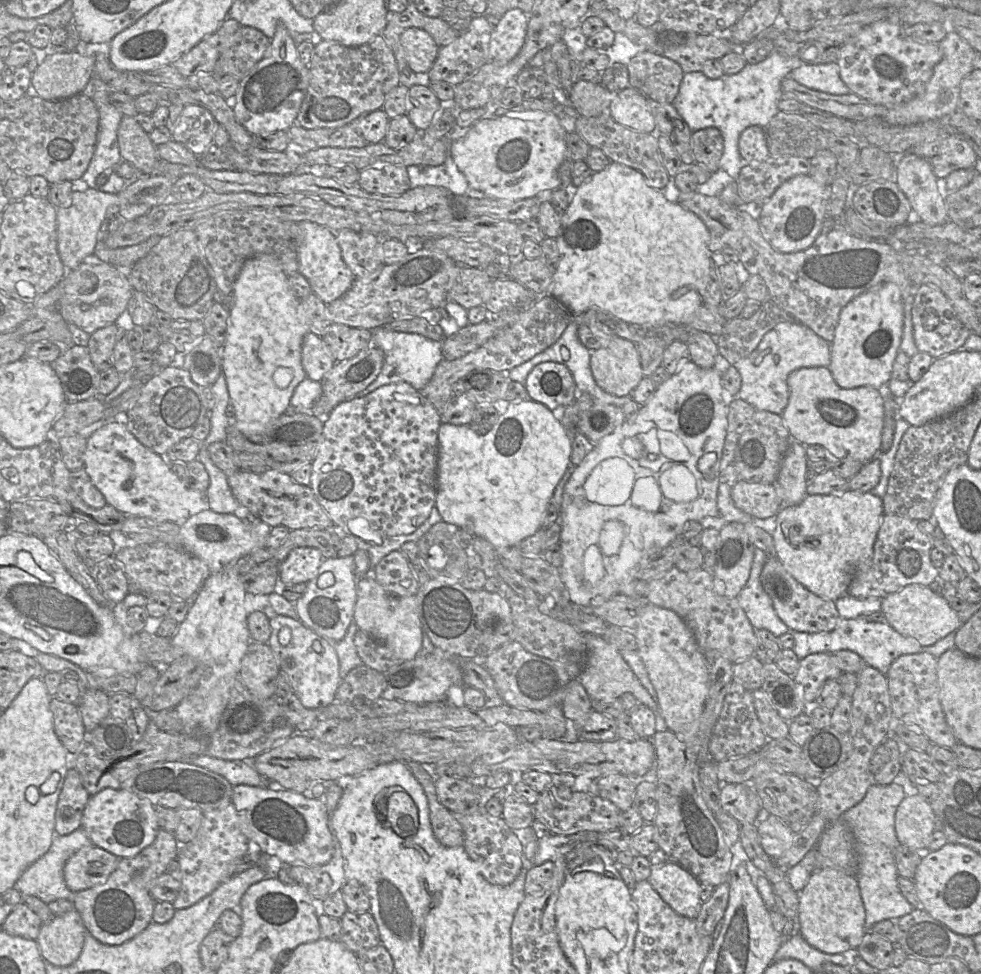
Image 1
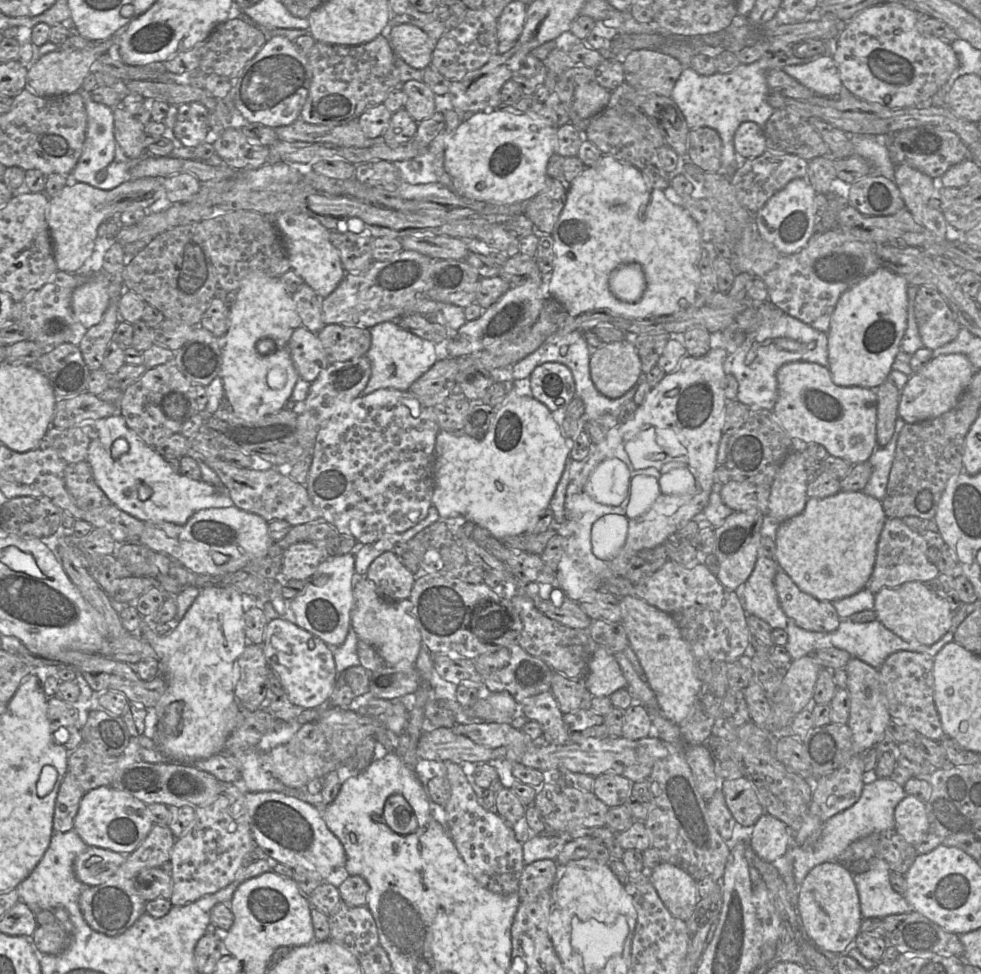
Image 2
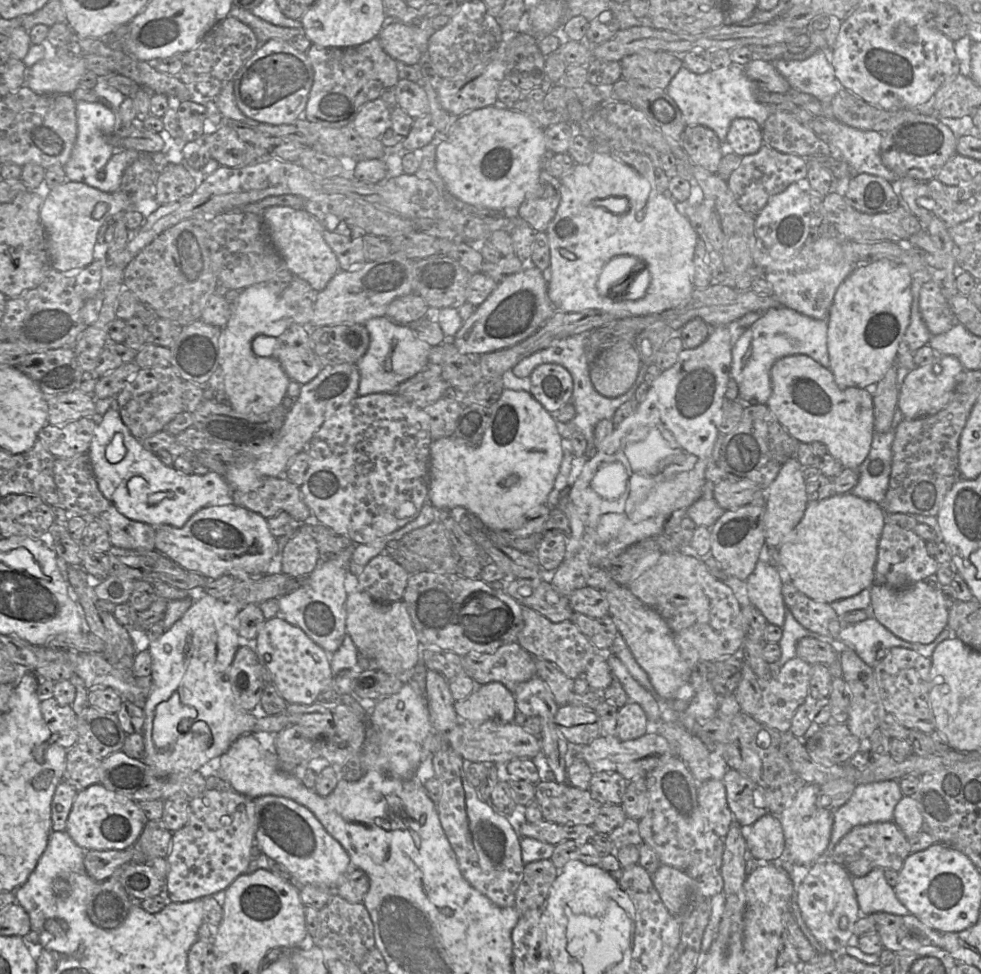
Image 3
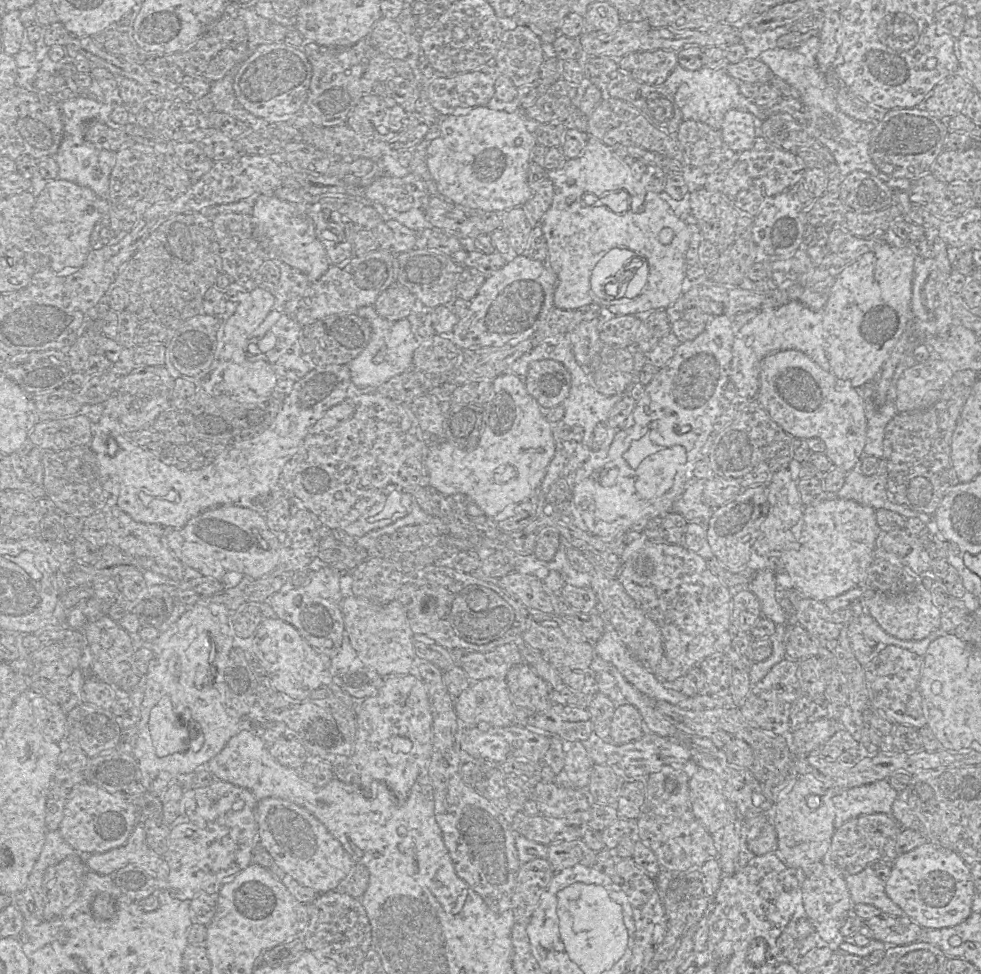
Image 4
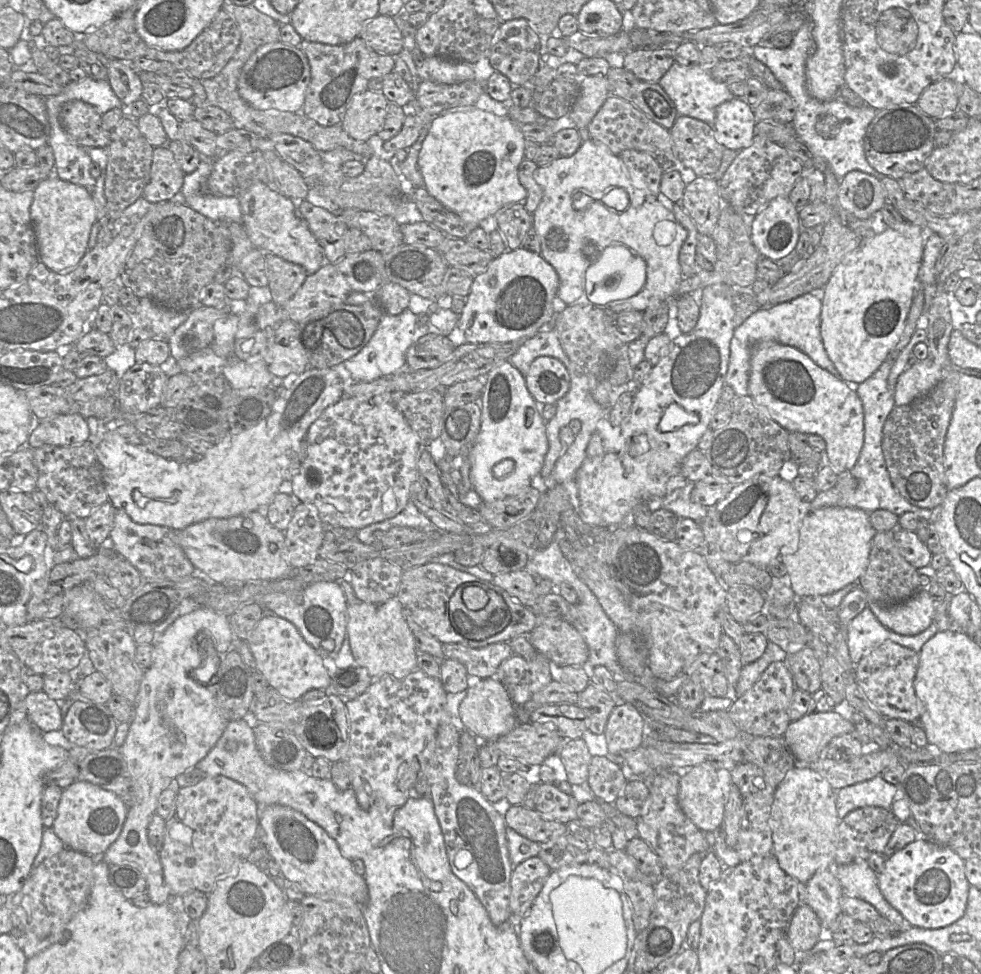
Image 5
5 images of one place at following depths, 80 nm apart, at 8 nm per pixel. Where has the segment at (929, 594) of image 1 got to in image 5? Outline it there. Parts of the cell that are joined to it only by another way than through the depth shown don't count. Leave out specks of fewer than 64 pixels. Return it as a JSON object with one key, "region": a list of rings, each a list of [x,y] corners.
{"region":[[[920,588],[912,598],[897,605],[869,602],[868,607],[884,627],[906,636],[926,630],[933,623],[935,612],[935,603],[926,588]]]}

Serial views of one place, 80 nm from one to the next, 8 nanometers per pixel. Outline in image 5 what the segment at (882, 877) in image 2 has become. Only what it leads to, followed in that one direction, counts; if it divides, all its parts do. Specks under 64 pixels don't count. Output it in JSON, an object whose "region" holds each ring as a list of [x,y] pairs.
{"region":[[[855,859],[849,864],[835,865],[837,876],[844,894],[862,899],[876,908],[876,910],[901,929],[912,927],[883,896],[878,885],[878,875],[864,859]]]}

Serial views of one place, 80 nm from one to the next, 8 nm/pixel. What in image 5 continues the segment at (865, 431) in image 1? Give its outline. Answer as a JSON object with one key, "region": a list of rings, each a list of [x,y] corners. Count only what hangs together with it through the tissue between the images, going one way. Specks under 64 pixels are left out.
{"region":[[[772,340],[756,343],[750,360],[749,396],[772,420],[788,432],[817,434],[826,442],[829,466],[839,475],[857,463],[864,443],[864,410],[852,386],[818,366],[801,350]]]}

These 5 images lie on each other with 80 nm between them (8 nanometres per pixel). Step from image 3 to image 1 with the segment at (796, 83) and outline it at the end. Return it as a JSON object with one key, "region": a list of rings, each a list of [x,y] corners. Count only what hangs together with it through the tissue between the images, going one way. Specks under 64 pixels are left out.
{"region":[[[837,63],[810,65],[805,64],[790,73],[799,84],[820,92],[832,95],[845,95],[851,93],[840,77]]]}

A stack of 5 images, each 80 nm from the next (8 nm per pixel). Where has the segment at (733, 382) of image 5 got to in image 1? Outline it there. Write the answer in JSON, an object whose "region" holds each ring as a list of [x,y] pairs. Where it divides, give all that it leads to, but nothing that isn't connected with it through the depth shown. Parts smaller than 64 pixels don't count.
{"region":[[[782,322],[765,334],[758,347],[734,366],[739,371],[742,384],[737,398],[751,404],[756,410],[769,411],[781,415],[789,401],[788,376],[796,369],[804,367],[829,367],[831,344],[818,336],[812,329],[799,322]]]}

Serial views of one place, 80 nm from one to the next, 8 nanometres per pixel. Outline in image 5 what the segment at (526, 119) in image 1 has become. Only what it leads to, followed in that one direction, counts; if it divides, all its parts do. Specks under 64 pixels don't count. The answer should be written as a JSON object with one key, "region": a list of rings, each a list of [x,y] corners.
{"region":[[[478,108],[464,112],[443,112],[430,125],[418,156],[418,166],[424,178],[425,189],[450,211],[464,221],[479,224],[489,216],[495,216],[505,207],[524,203],[526,189],[518,178],[518,167],[524,157],[525,137],[509,116],[497,116]]]}

